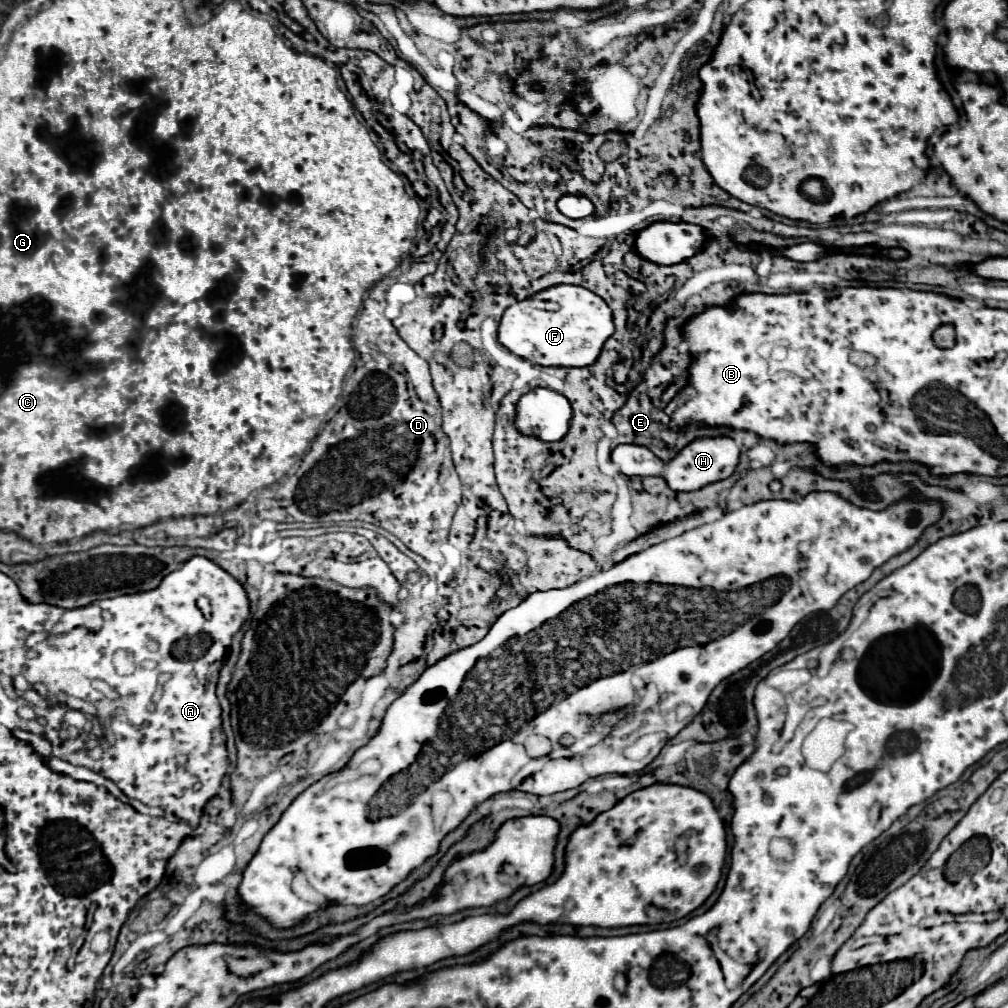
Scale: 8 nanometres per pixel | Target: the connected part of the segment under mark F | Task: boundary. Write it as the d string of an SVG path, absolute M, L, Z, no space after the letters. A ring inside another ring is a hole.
M555 285L525 301L513 303L503 313L499 323L499 343L511 353L537 365L589 367L597 361L603 343L613 331L613 313L599 295L577 285ZM541 305L557 305L557 309Z

